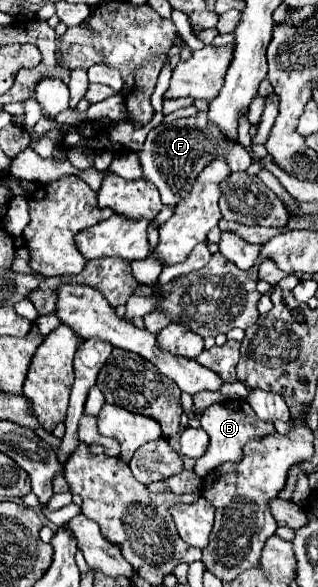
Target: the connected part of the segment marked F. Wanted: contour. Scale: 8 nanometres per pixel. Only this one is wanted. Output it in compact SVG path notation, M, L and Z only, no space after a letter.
M199 111L197 117L177 119L169 127L167 123L159 123L157 127L153 127L143 143L143 149L137 151L137 157L143 169L143 177L159 189L161 201L165 205L177 205L191 193L197 173L201 173L201 169L209 161L213 161L217 153L225 153L233 171L247 171L247 165L251 165L251 157L243 145L237 143L231 145L231 149L221 149L221 133L217 133L217 129L209 125L207 113Z

